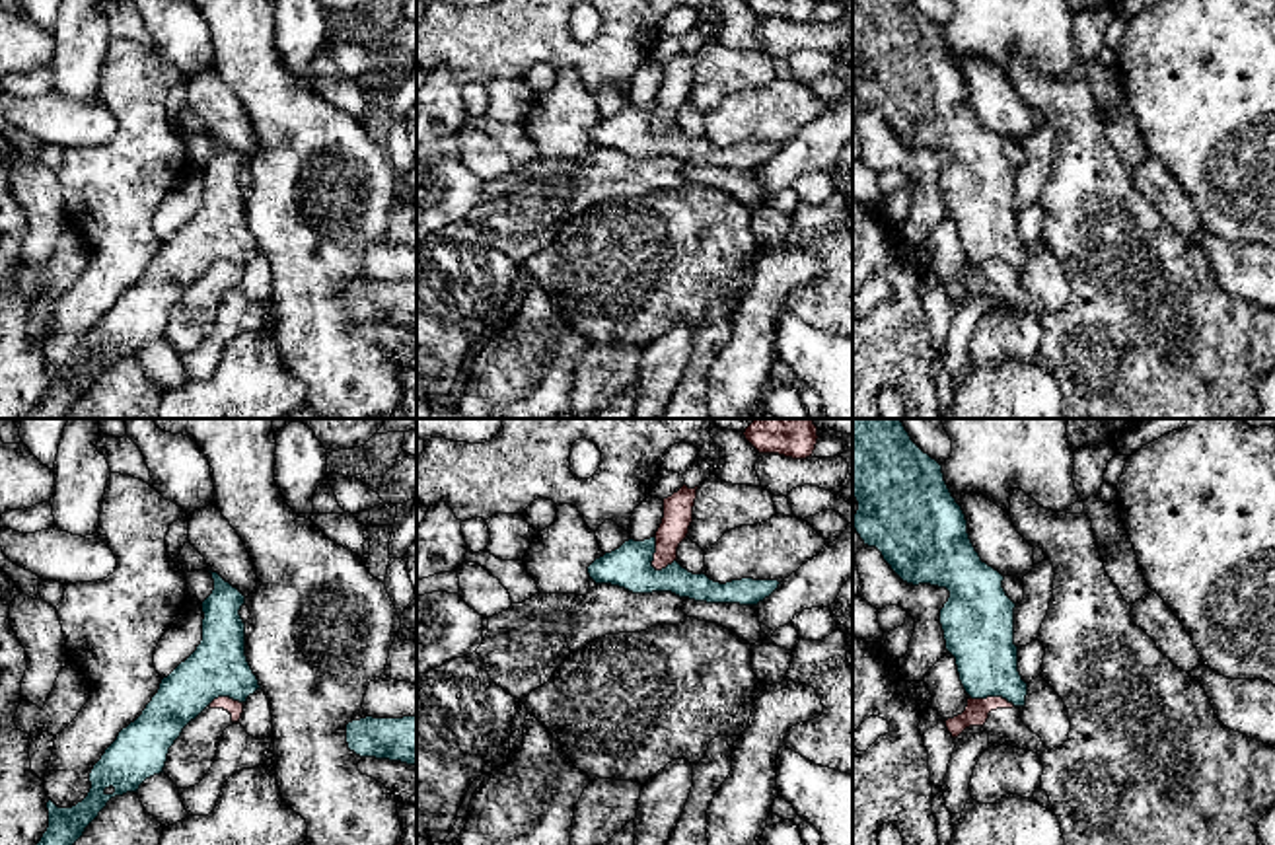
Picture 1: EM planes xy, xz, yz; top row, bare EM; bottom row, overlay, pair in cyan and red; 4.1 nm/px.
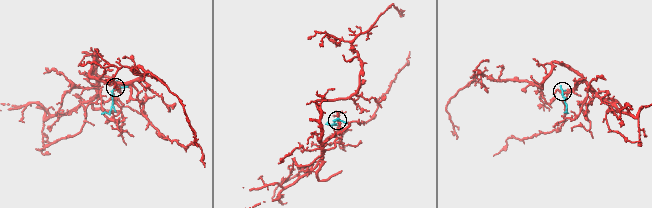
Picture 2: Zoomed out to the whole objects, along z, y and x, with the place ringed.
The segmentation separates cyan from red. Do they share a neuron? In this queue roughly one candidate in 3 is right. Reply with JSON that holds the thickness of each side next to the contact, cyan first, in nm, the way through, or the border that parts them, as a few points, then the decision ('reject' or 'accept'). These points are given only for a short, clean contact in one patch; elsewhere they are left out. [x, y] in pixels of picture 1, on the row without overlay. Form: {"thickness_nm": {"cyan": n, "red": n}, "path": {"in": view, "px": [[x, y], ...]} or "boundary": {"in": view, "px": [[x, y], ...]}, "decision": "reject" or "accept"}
{"thickness_nm": {"cyan": 180, "red": 130}, "boundary": {"in": "xz", "px": [[655, 100], [653, 129], [660, 135]]}, "decision": "reject"}

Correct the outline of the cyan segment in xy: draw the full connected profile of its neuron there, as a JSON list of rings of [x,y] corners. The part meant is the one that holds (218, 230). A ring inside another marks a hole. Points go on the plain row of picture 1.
[[[208,136],[212,138],[214,154],[200,167],[204,177],[200,208],[185,226],[162,243],[158,257],[146,269],[142,278],[119,296],[117,304],[93,329],[88,360],[72,372],[58,372],[53,364],[47,366],[49,391],[27,419],[66,419],[111,362],[138,356],[146,343],[164,337],[169,312],[181,300],[183,292],[214,263],[230,261],[245,267],[249,259],[261,253],[245,220],[245,187],[239,179],[245,160],[218,136]]]

